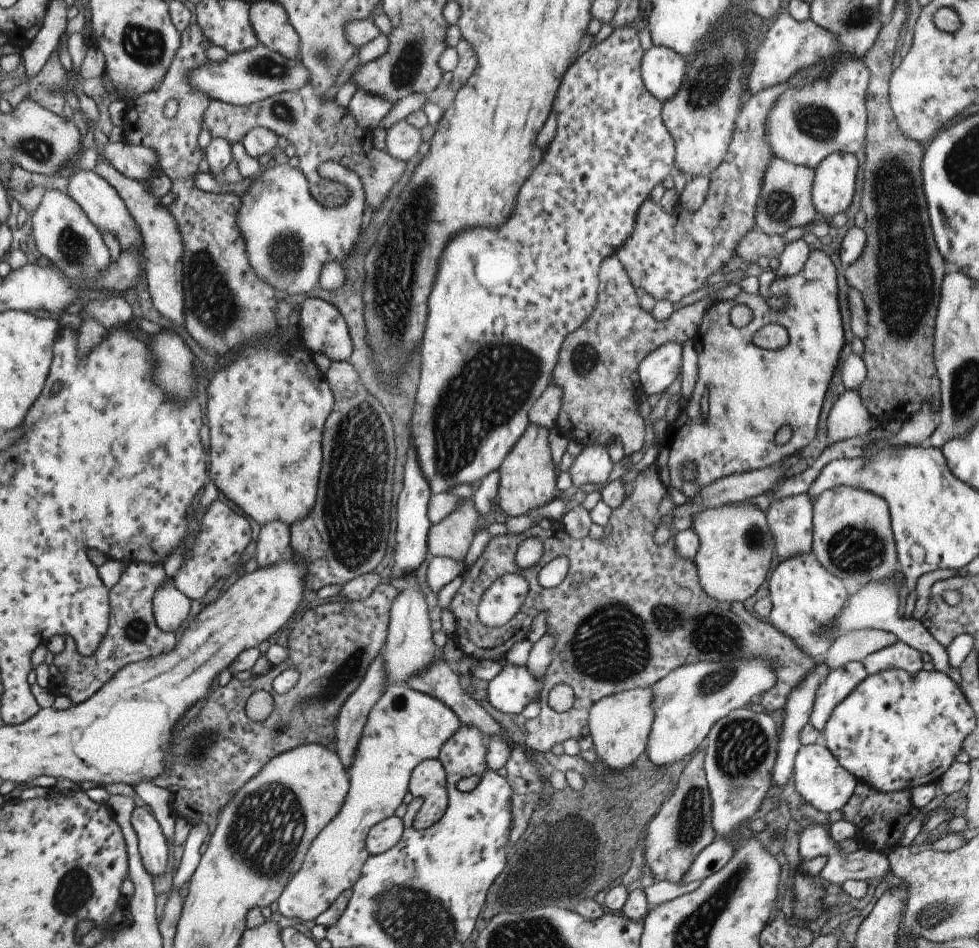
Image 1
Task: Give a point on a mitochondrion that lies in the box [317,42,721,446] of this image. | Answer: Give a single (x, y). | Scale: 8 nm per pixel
(401, 256)

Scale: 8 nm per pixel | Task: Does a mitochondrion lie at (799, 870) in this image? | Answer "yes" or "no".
no

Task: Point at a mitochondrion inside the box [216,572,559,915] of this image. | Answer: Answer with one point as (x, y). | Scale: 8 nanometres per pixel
(266, 831)

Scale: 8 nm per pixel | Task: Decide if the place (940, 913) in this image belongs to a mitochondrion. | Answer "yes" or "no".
yes

